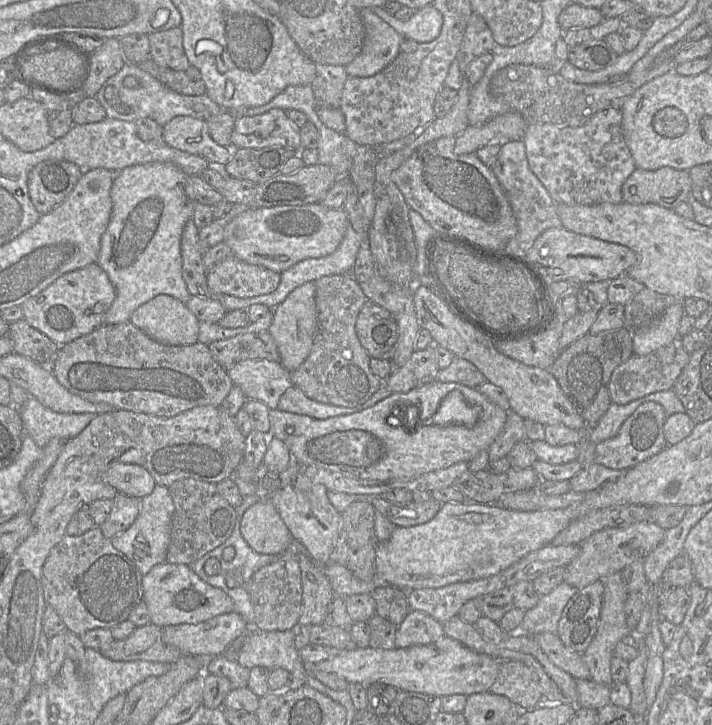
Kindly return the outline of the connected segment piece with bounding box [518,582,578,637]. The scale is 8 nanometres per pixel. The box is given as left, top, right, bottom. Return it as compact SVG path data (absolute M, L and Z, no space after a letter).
M563 582L549 594L541 596L536 606L525 611L518 632L532 637L545 632L556 633L562 611L577 591L574 586Z

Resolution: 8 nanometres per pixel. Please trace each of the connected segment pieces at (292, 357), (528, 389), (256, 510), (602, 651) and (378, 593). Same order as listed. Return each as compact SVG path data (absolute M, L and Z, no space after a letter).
M307 282L294 289L286 299L272 311L273 321L268 332L273 337L279 354L280 363L289 372L295 371L307 359L313 346L318 328L315 282Z
M415 285L413 302L420 329L426 329L432 336L433 345L440 346L471 362L490 382L506 394L510 408L523 419L529 419L544 426L562 424L577 431L584 431L584 420L566 397L556 378L549 369L527 366L501 354L494 343L470 324L453 315L435 291L424 285Z
M260 498L244 512L240 532L247 544L261 554L283 554L293 540L269 498Z
M622 571L610 574L603 579L603 582L604 593L597 631L582 655L589 668L590 679L595 683L611 687L613 681L610 665L614 648L620 640L631 634L632 631L627 625L624 612L628 591L622 578Z
M392 585L375 588L370 594L375 600L375 614L399 626L410 611L407 592Z

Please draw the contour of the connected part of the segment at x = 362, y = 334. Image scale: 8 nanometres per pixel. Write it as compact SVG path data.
M367 300L356 321L357 337L371 358L381 358L398 340L398 325L391 313Z

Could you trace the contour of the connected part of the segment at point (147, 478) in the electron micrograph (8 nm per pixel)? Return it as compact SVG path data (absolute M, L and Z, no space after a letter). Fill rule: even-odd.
M115 464L103 474L103 480L115 488L118 494L138 499L149 495L156 485L151 474L137 464Z

